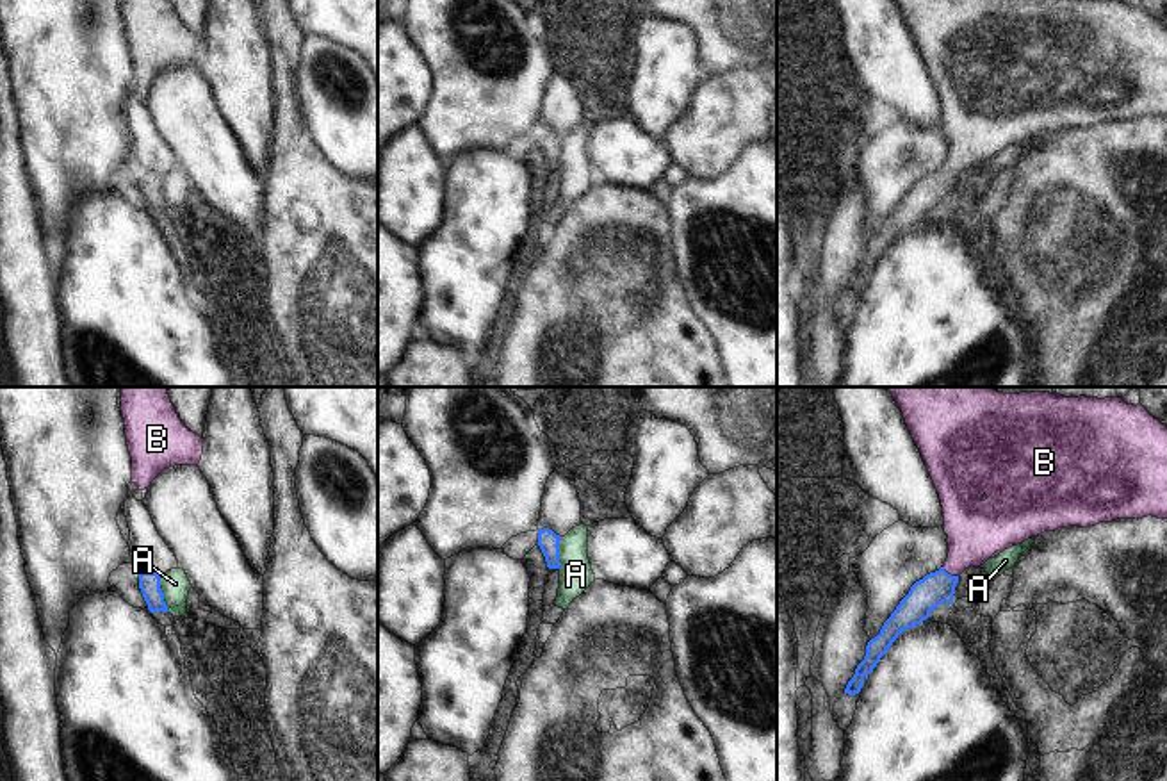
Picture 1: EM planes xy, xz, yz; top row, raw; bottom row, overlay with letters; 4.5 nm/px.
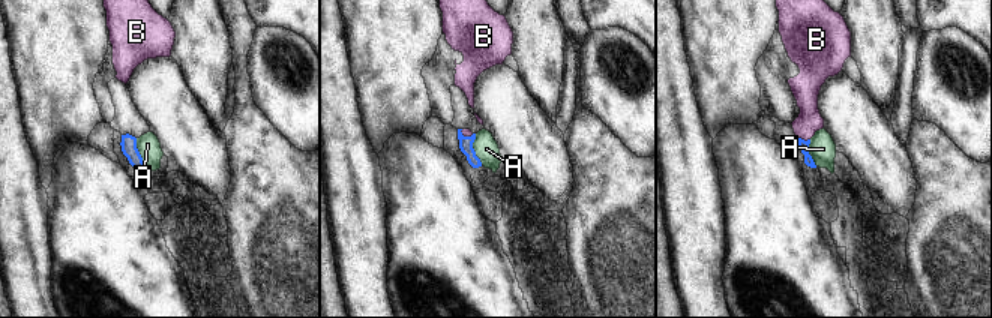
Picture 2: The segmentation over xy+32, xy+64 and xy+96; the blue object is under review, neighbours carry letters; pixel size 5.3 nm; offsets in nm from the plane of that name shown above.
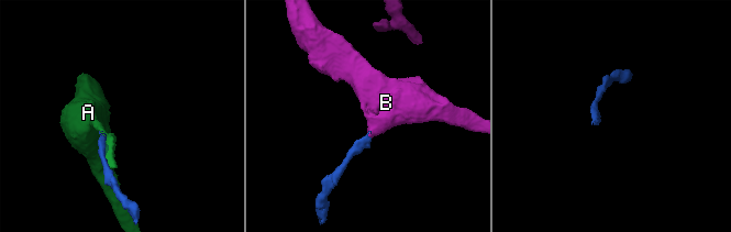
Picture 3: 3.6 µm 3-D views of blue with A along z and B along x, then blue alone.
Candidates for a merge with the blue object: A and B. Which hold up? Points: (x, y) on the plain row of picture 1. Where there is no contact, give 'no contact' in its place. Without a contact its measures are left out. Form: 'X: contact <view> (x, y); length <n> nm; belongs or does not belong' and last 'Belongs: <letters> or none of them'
A: contact xy (163, 193); length 170 nm; does not belong
B: contact yz (950, 175); length 80 nm; belongs
Belongs: B

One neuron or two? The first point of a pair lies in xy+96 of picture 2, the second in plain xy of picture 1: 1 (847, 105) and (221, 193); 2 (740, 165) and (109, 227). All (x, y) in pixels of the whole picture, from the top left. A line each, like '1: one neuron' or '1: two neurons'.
1: one neuron
2: one neuron

